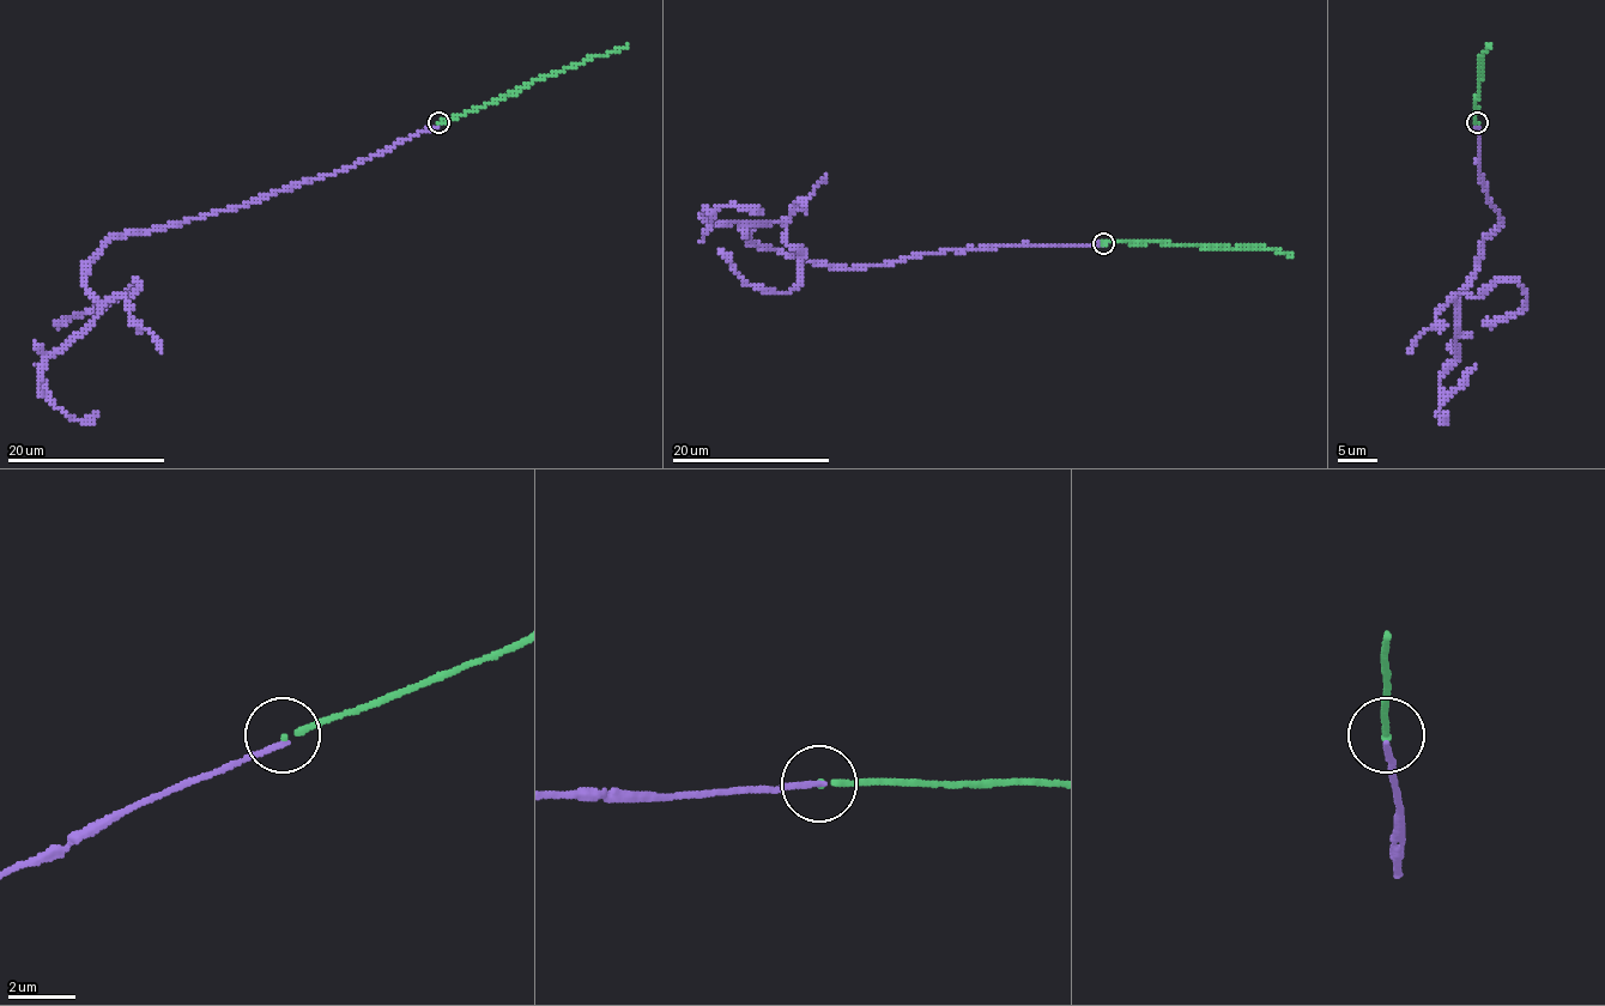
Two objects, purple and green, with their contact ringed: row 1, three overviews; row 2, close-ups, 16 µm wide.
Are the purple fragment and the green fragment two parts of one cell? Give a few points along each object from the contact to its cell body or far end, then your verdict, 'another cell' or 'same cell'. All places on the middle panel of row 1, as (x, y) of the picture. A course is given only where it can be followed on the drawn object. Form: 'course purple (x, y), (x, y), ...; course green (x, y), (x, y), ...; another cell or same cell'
course purple (1103, 242), (858, 268), (767, 248), (751, 240), (763, 223), (803, 254), (787, 291), (749, 285), (720, 250); course green (1103, 242), (1271, 248), (1292, 256); another cell

